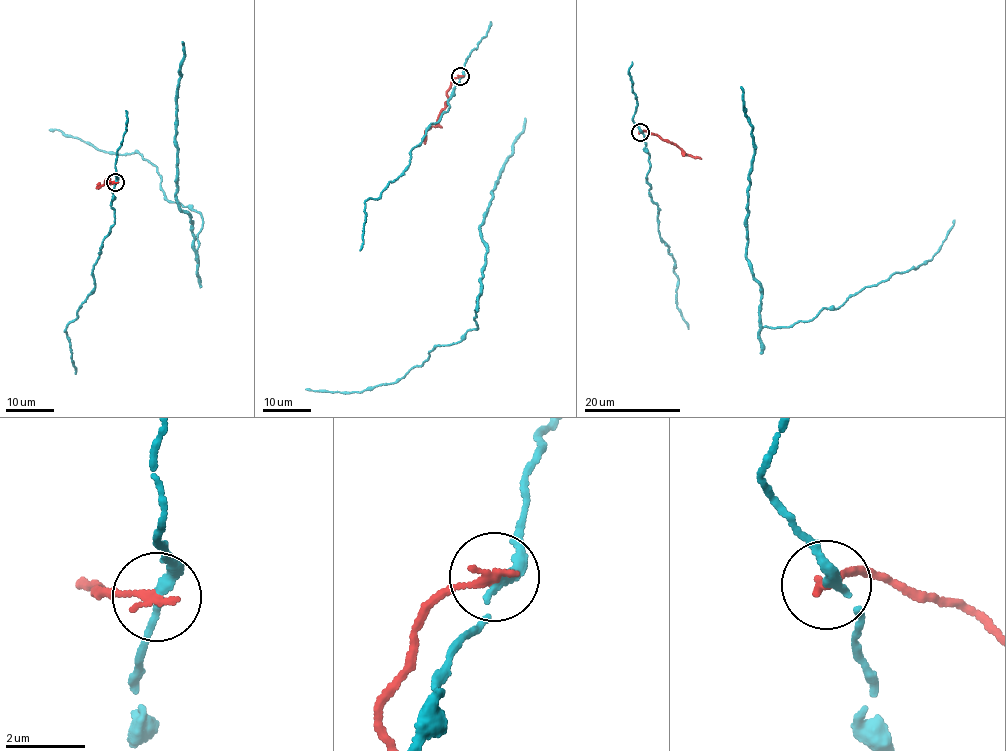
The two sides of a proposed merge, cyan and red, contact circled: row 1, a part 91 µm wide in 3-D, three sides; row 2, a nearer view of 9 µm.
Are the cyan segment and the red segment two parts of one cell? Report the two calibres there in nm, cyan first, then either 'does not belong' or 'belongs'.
240 nm thick on the cyan side, 220 nm on the other; does not belong

